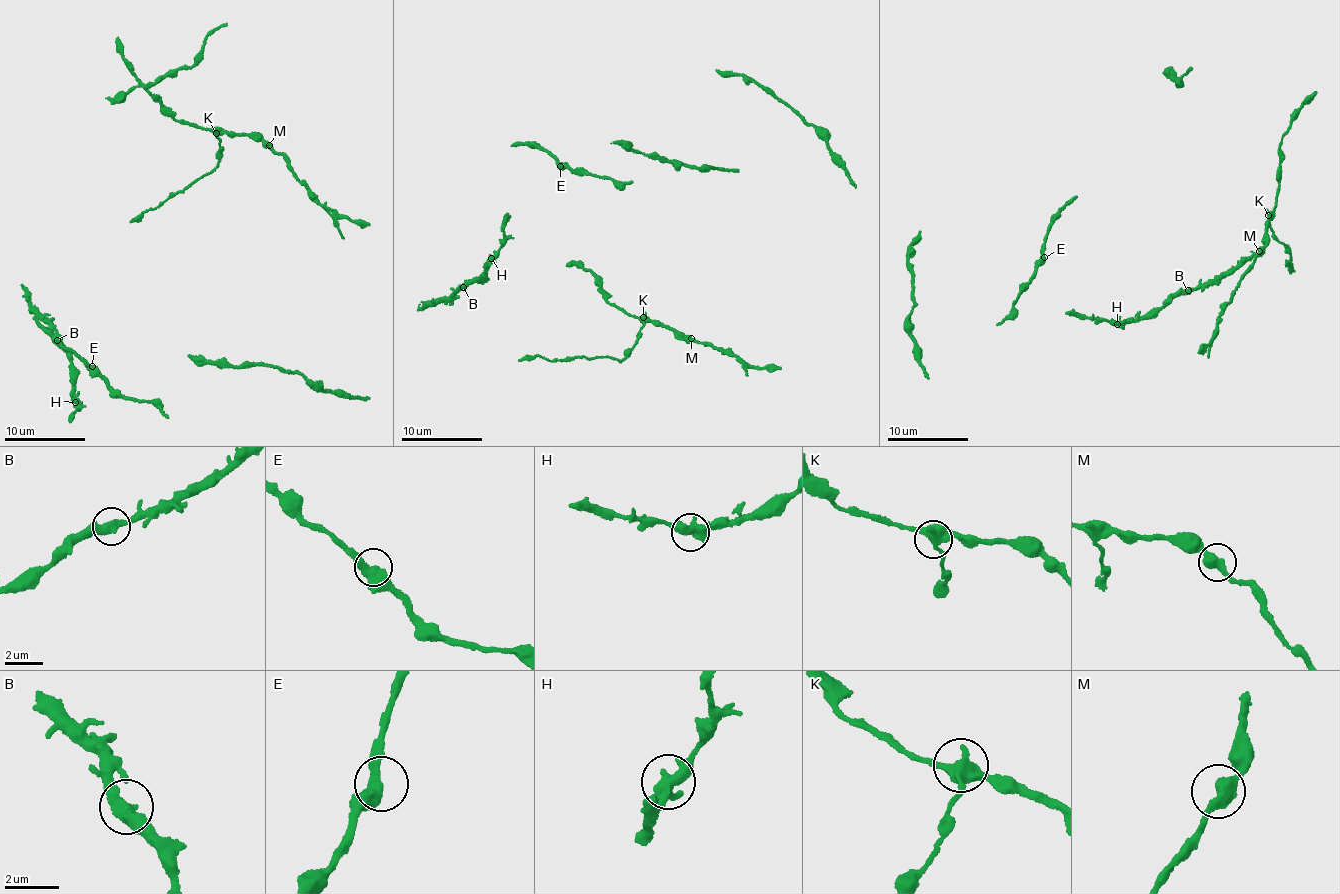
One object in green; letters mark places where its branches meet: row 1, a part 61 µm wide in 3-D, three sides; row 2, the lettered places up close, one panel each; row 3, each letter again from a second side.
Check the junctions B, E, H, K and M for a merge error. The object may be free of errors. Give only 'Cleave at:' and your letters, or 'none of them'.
Cleave at: K

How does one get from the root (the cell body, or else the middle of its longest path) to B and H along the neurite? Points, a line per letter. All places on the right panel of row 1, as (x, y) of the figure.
B: (1215, 279), (1188, 290)
H: (1215, 279), (1177, 294), (1161, 308), (1155, 307), (1134, 320), (1127, 319), (1117, 324)

